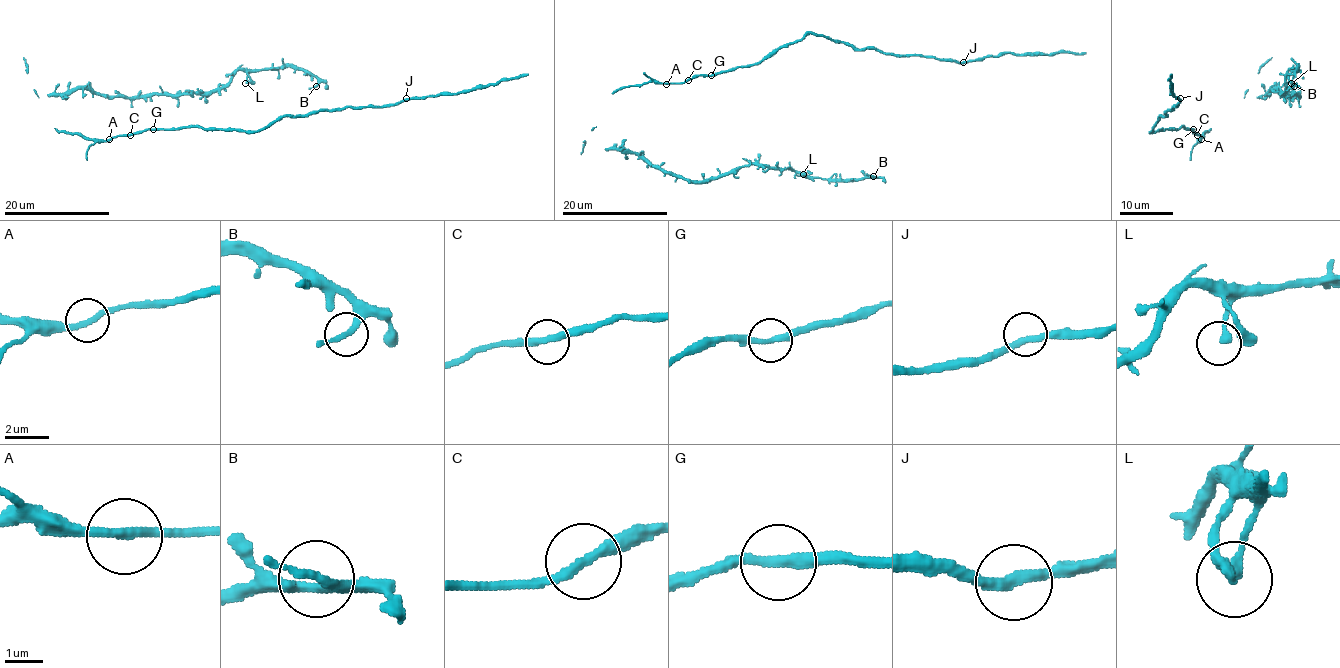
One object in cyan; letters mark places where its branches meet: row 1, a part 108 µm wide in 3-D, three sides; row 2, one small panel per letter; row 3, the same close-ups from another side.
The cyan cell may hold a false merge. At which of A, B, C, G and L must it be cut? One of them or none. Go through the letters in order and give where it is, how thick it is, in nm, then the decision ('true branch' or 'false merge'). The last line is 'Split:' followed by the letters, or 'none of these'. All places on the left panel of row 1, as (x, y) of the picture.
A: place (109, 139); calibre 260 nm; true branch
B: place (316, 86); calibre 240 nm; true branch
C: place (130, 135); calibre 280 nm; true branch
G: place (153, 129); calibre 280 nm; true branch
L: place (245, 83); calibre 280 nm; true branch
Split: none of these

